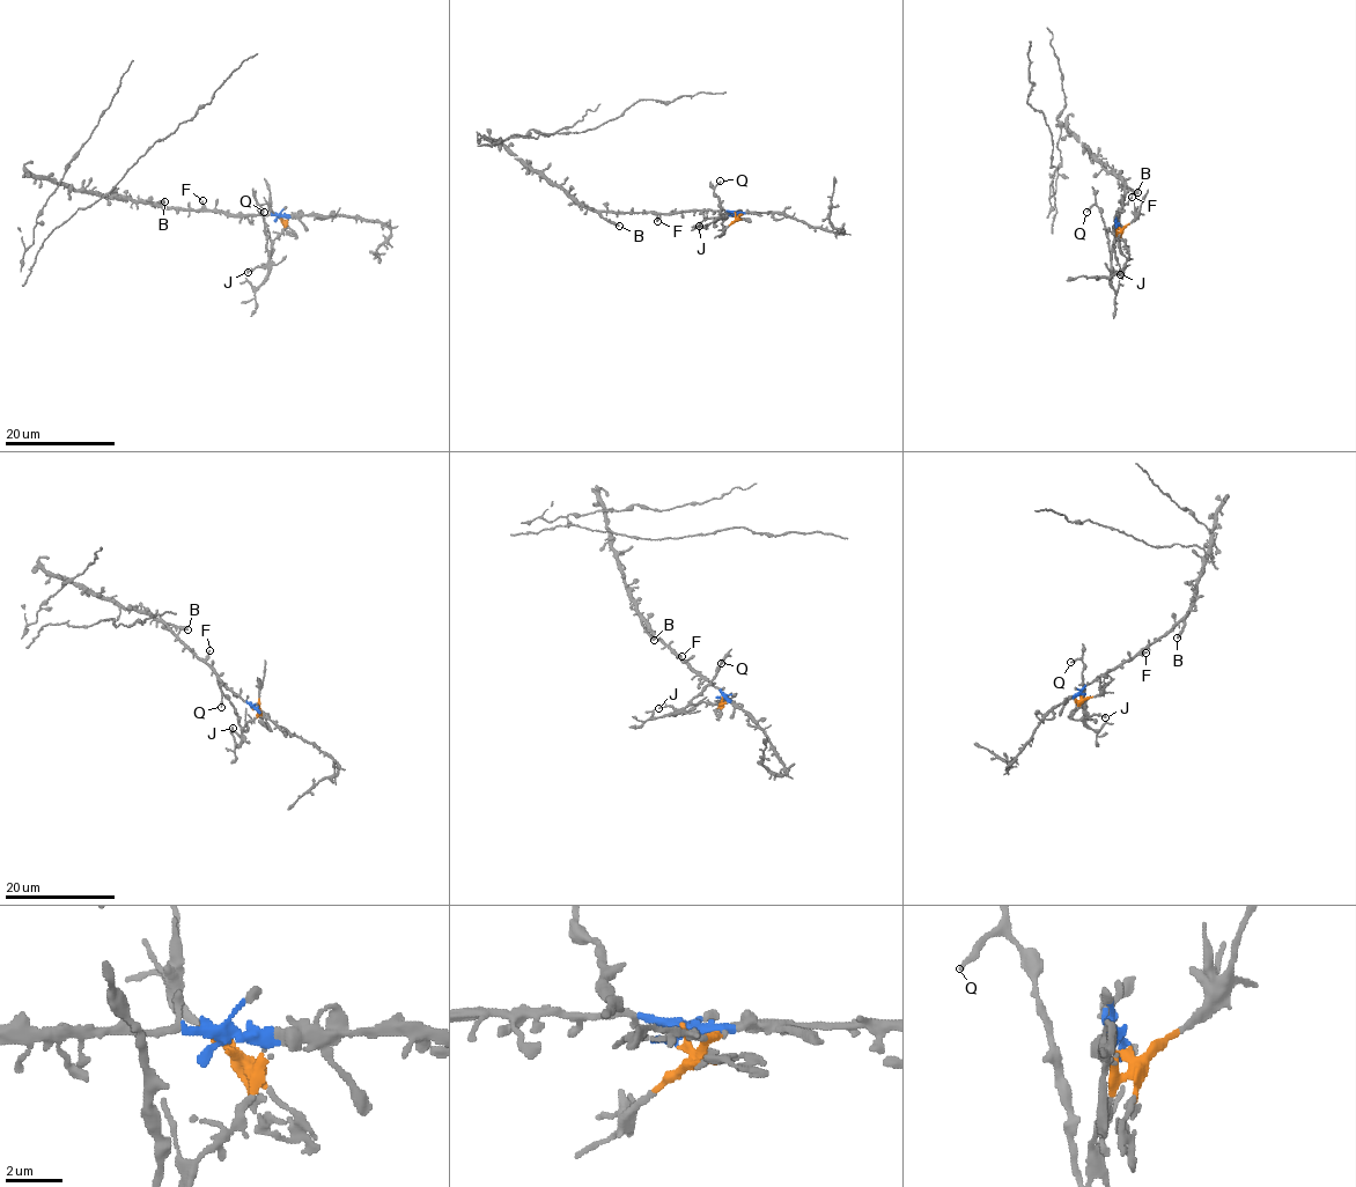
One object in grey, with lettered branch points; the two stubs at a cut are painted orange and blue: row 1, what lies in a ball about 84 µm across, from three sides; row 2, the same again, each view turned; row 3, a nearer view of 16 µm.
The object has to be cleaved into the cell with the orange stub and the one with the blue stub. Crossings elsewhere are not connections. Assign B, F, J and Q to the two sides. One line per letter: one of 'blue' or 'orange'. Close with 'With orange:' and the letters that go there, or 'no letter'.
B: blue
F: blue
J: orange
Q: orange
With orange: J, Q

